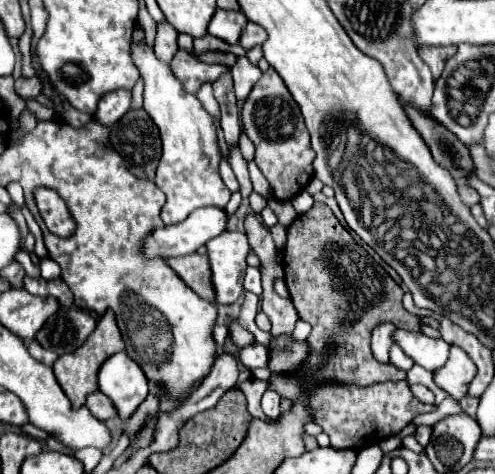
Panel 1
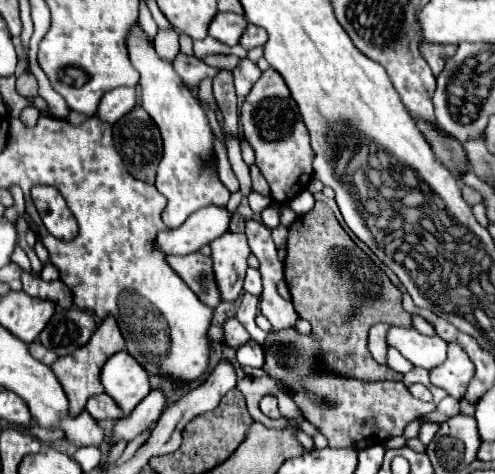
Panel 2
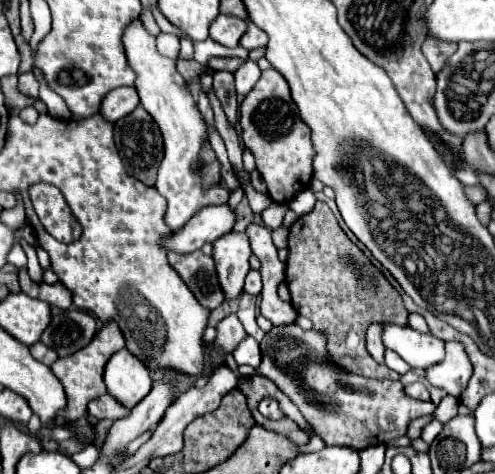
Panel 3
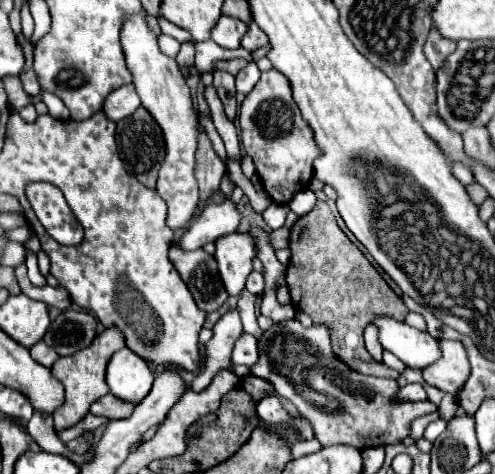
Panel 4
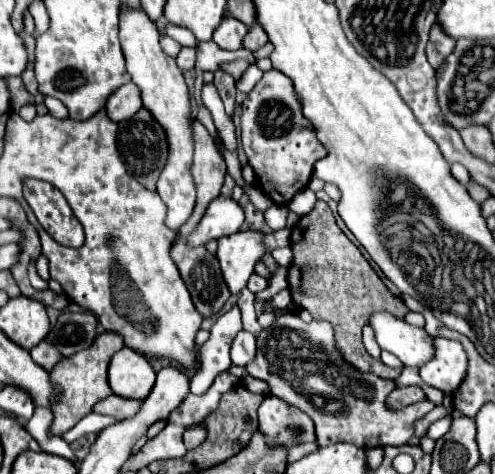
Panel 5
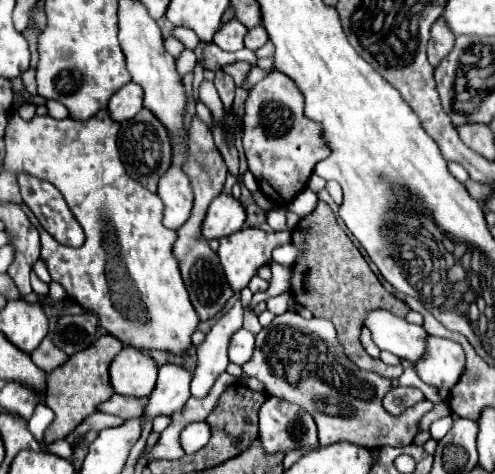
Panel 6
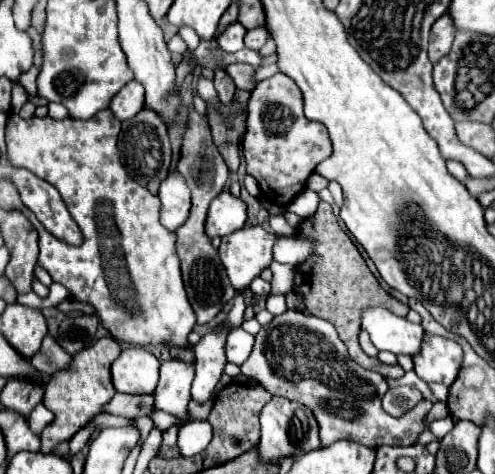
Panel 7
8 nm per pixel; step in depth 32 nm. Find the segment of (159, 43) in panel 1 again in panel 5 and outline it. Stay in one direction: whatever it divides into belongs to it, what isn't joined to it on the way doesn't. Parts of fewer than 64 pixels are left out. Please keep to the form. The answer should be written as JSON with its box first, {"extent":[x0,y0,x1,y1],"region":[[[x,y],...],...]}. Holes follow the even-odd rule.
{"extent":[160,36,180,58],"region":[[[162,36],[160,38],[160,46],[162,46],[162,50],[168,54],[168,56],[172,56],[172,58],[176,58],[178,56],[178,52],[180,52],[180,44],[174,40],[174,38],[170,38],[170,36]]]}

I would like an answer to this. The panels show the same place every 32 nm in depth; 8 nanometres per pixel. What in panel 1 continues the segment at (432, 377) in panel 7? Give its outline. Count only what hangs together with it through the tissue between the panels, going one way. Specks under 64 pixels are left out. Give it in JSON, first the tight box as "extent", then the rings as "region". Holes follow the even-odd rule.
{"extent":[434,346,476,400],"region":[[[452,346],[448,362],[434,372],[434,382],[446,390],[452,398],[460,400],[468,394],[468,386],[476,376],[476,366],[470,356],[462,350]]]}

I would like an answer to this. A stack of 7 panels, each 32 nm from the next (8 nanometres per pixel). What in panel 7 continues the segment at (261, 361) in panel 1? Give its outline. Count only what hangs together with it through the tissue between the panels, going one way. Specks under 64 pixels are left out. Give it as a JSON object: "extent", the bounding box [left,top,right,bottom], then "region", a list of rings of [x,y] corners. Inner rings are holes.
{"extent":[226,328,254,364],"region":[[[236,328],[228,336],[226,356],[234,364],[244,364],[244,360],[248,360],[250,352],[252,352],[252,346],[254,346],[254,336],[248,334],[244,328]]]}

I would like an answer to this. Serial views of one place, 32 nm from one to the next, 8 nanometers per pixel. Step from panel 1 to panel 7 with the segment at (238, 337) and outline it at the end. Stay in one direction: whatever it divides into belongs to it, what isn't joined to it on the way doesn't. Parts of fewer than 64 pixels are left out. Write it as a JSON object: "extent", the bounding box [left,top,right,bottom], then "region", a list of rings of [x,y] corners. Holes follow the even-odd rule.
{"extent":[192,294,244,402],"region":[[[238,294],[234,298],[234,306],[228,312],[228,316],[224,318],[224,322],[220,322],[212,332],[204,334],[202,340],[194,346],[196,352],[196,376],[192,382],[192,398],[196,398],[198,402],[208,400],[208,396],[212,394],[216,382],[220,380],[224,366],[226,366],[226,338],[228,334],[236,328],[242,326],[244,320],[244,298]]]}

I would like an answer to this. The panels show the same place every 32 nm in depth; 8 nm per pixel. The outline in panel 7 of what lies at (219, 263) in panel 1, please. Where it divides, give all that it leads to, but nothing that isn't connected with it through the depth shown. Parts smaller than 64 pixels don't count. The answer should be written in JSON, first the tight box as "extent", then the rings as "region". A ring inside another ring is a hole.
{"extent":[218,226,281,290],"region":[[[248,226],[248,228],[242,228],[234,234],[228,234],[222,238],[222,244],[218,248],[218,254],[220,254],[220,260],[228,272],[228,278],[230,278],[230,284],[234,286],[234,290],[244,290],[248,288],[248,284],[264,270],[270,266],[272,262],[272,246],[281,236],[276,234],[270,234],[266,232],[262,226]]]}

